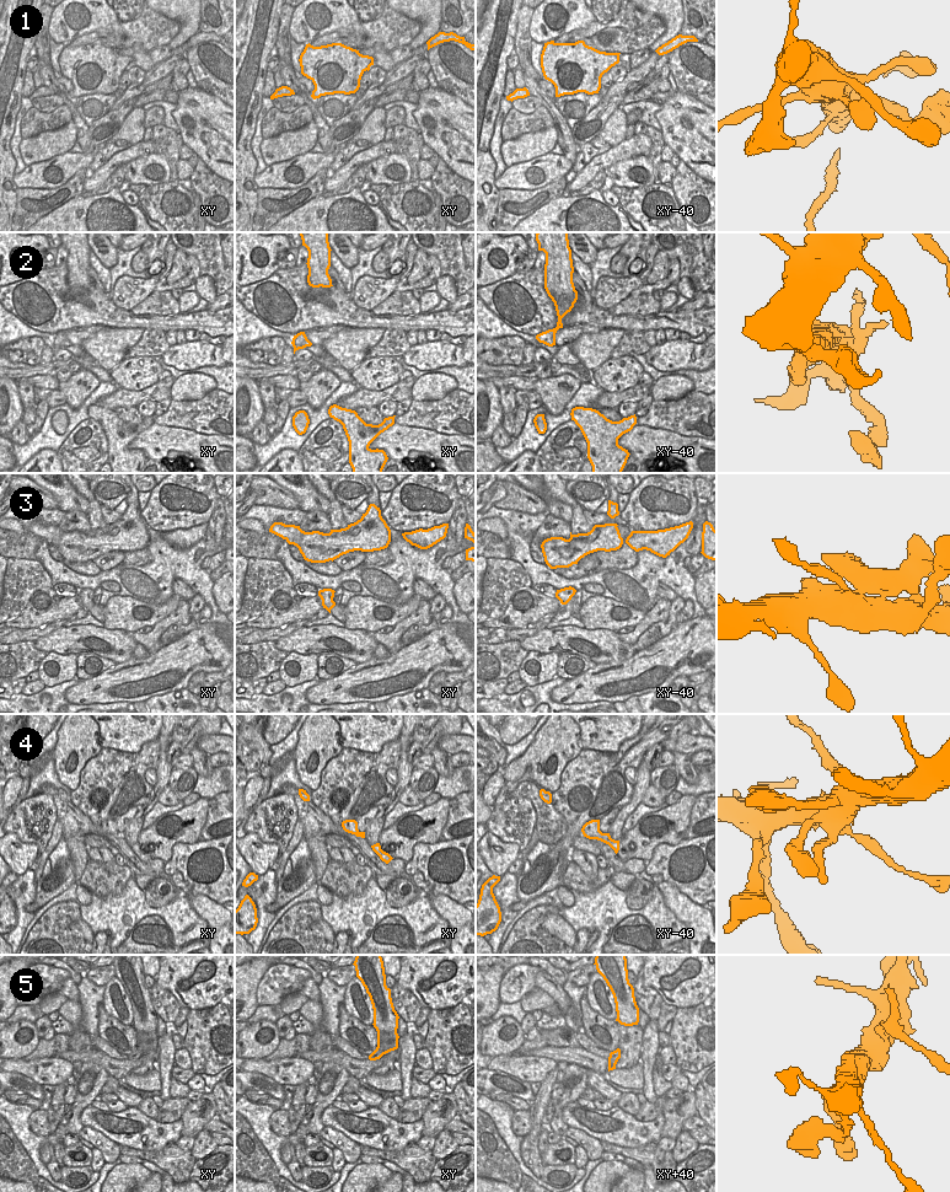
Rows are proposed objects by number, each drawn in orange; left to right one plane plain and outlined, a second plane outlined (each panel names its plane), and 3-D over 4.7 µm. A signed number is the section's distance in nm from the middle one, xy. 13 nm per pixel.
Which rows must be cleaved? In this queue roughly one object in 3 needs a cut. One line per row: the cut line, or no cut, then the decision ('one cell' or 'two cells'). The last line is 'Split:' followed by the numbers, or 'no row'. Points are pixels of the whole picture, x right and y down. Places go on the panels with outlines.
1: cut in xy along (284, 86), (293, 94); two cells
2: no cut; one cell
3: no cut; one cell
4: no cut; one cell
5: no cut; one cell
Split: 1

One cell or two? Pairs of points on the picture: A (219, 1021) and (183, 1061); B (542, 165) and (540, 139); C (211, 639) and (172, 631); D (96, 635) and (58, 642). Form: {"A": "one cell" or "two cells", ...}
{"A": "two cells", "B": "two cells", "C": "two cells", "D": "one cell"}

